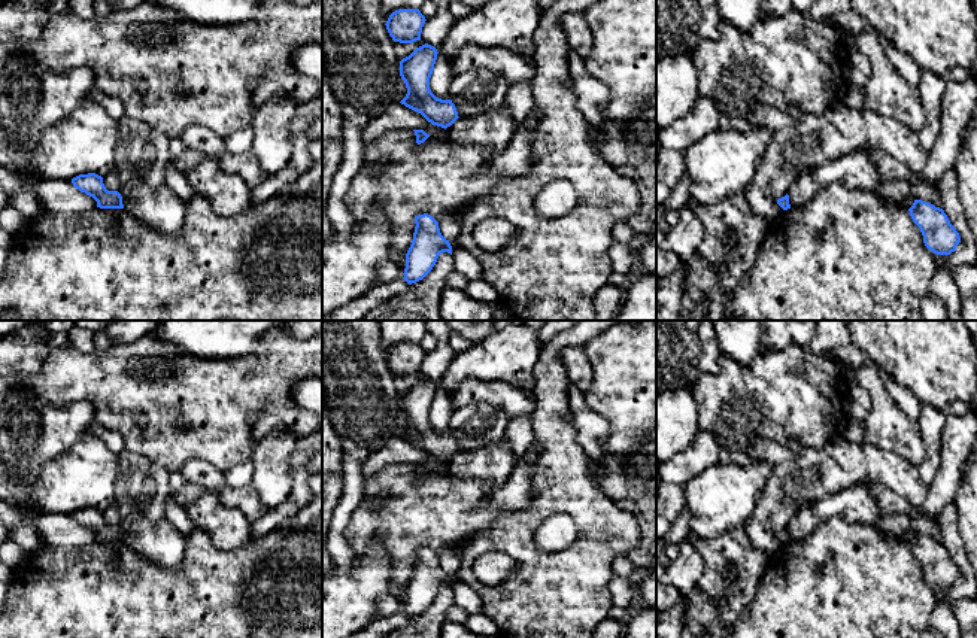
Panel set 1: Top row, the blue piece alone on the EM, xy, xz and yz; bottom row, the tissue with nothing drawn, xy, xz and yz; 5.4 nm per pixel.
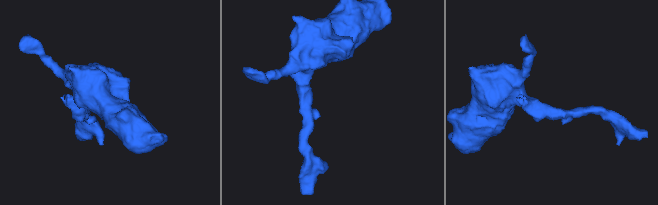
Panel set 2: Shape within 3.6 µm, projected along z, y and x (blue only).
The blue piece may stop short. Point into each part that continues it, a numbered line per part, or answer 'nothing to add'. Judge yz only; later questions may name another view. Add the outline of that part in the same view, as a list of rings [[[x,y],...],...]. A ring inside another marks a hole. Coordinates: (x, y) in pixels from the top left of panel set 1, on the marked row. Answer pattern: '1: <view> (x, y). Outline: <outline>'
nothing to add

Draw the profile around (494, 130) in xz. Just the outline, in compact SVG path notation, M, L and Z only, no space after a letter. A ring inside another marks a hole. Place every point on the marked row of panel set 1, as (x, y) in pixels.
M506 104L495 112L458 118L446 128L447 137L453 142L482 146L494 152L504 151L515 131L516 127Z

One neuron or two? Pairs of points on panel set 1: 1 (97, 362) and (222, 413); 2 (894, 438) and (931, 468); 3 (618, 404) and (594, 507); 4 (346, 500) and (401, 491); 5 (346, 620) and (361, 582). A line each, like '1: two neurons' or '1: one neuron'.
1: one neuron
2: two neurons
3: two neurons
4: two neurons
5: one neuron

